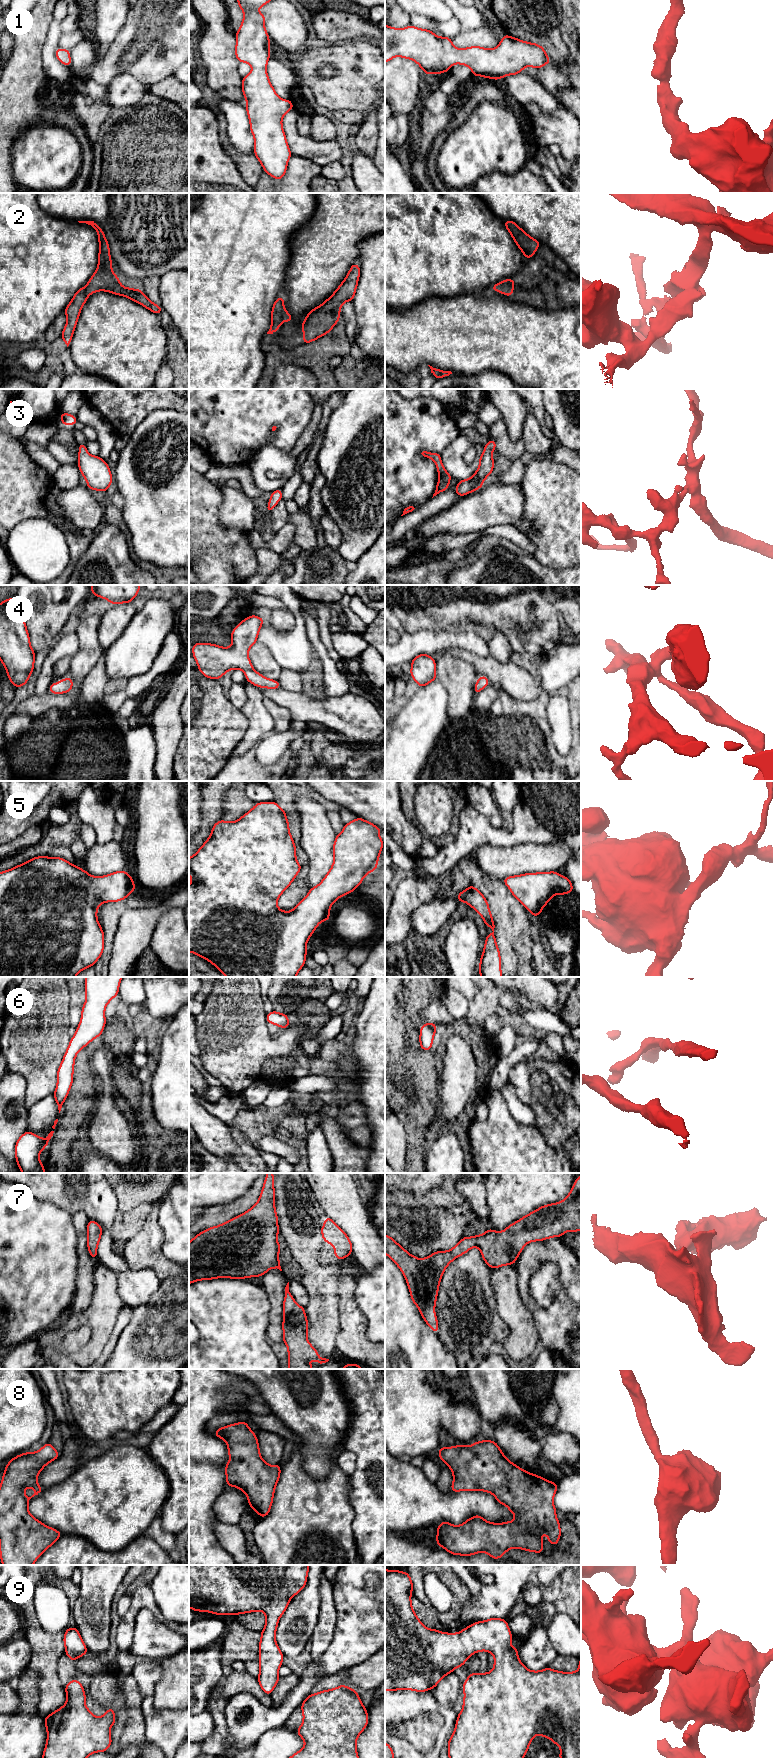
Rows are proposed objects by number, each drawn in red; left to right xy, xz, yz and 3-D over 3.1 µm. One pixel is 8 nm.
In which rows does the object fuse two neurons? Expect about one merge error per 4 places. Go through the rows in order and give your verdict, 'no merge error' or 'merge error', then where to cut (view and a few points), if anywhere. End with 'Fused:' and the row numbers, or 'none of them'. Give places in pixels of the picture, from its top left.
1: no merge error; cut none
2: no merge error; cut none
3: no merge error; cut none
4: no merge error; cut none
5: no merge error; cut none
6: no merge error; cut none
7: no merge error; cut none
8: no merge error; cut none
9: no merge error; cut none
Fused: none of them

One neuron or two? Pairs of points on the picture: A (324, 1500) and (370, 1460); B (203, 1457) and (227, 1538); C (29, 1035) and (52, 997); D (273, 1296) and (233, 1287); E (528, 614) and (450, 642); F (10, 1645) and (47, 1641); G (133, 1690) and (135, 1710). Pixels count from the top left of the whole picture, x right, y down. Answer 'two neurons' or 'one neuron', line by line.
A: two neurons
B: two neurons
C: one neuron
D: two neurons
E: two neurons
F: two neurons
G: one neuron

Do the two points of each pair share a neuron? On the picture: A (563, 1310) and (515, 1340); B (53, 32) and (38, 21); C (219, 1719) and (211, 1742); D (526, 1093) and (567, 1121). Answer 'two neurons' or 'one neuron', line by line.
A: two neurons
B: two neurons
C: one neuron
D: two neurons

